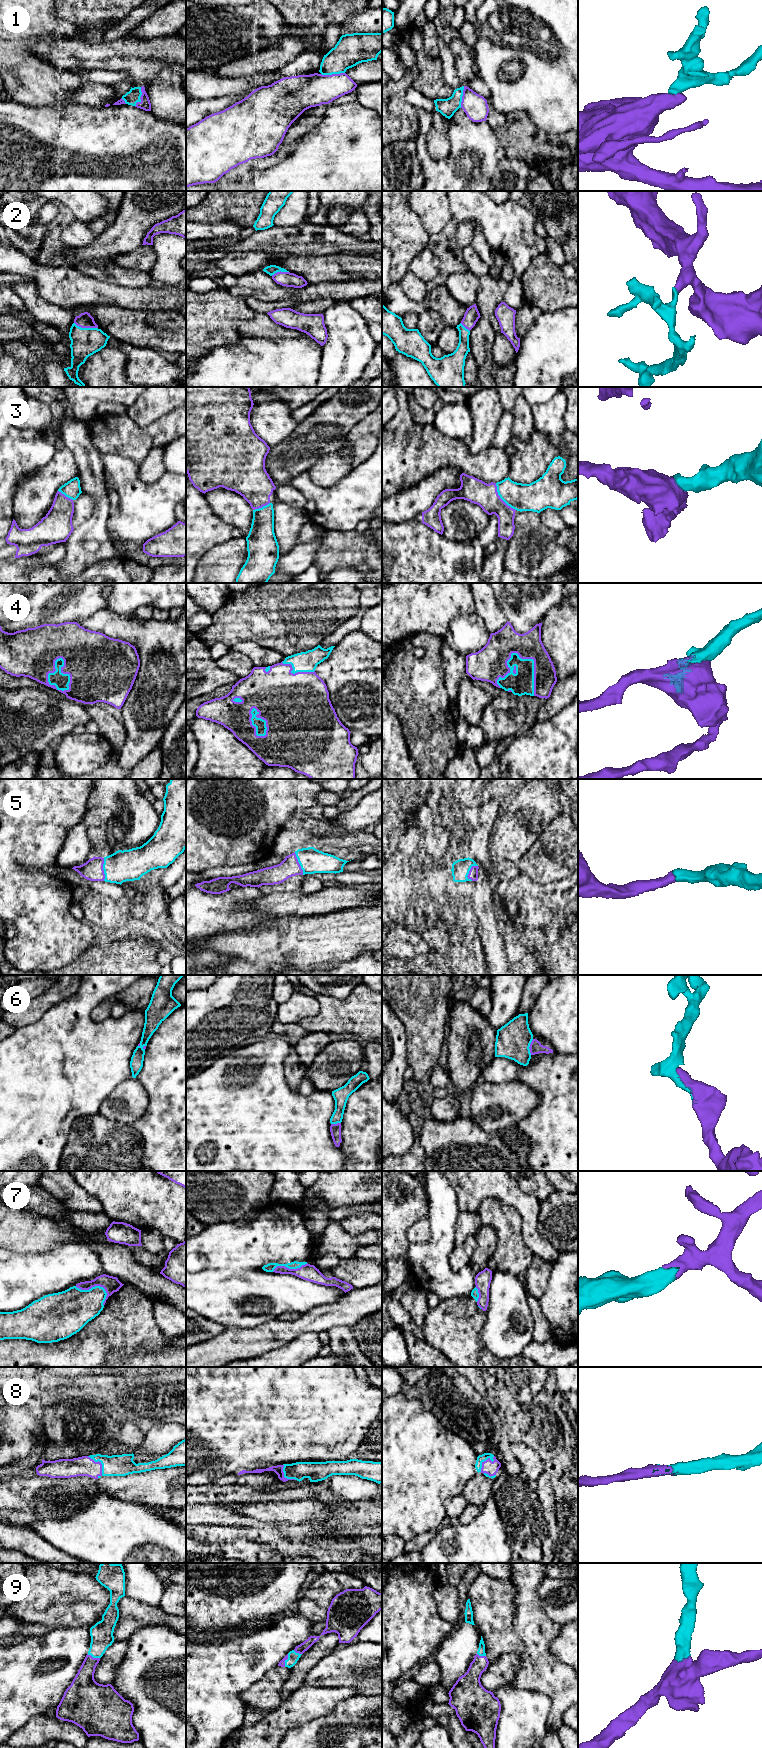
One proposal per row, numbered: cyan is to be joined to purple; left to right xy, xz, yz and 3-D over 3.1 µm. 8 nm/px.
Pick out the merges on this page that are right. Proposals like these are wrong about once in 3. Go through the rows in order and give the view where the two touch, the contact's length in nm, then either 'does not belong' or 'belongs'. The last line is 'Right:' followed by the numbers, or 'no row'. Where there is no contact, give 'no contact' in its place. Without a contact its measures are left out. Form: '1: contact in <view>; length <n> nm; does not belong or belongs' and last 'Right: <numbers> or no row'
1: contact in xz; length 190 nm; does not belong
2: contact in xy; length 200 nm; belongs
3: contact in yz; length 280 nm; belongs
4: contact in yz; length 400 nm; belongs
5: contact in xy; length 180 nm; belongs
6: contact in yz; length 130 nm; belongs
7: contact in xy; length 280 nm; belongs
8: contact in xy; length 200 nm; belongs
9: contact in xy; length 110 nm; belongs
Right: 2, 3, 4, 5, 6, 7, 8, 9

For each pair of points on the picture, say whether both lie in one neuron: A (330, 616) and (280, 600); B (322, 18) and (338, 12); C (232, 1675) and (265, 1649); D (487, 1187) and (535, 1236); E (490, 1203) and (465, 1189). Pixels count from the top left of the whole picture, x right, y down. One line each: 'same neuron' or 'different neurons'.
A: same neuron
B: same neuron
C: same neuron
D: same neuron
E: different neurons

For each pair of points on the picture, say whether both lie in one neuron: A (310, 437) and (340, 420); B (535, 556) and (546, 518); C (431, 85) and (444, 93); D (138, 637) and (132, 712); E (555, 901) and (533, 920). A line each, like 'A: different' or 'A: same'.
A: same
B: different
C: same
D: same
E: different

